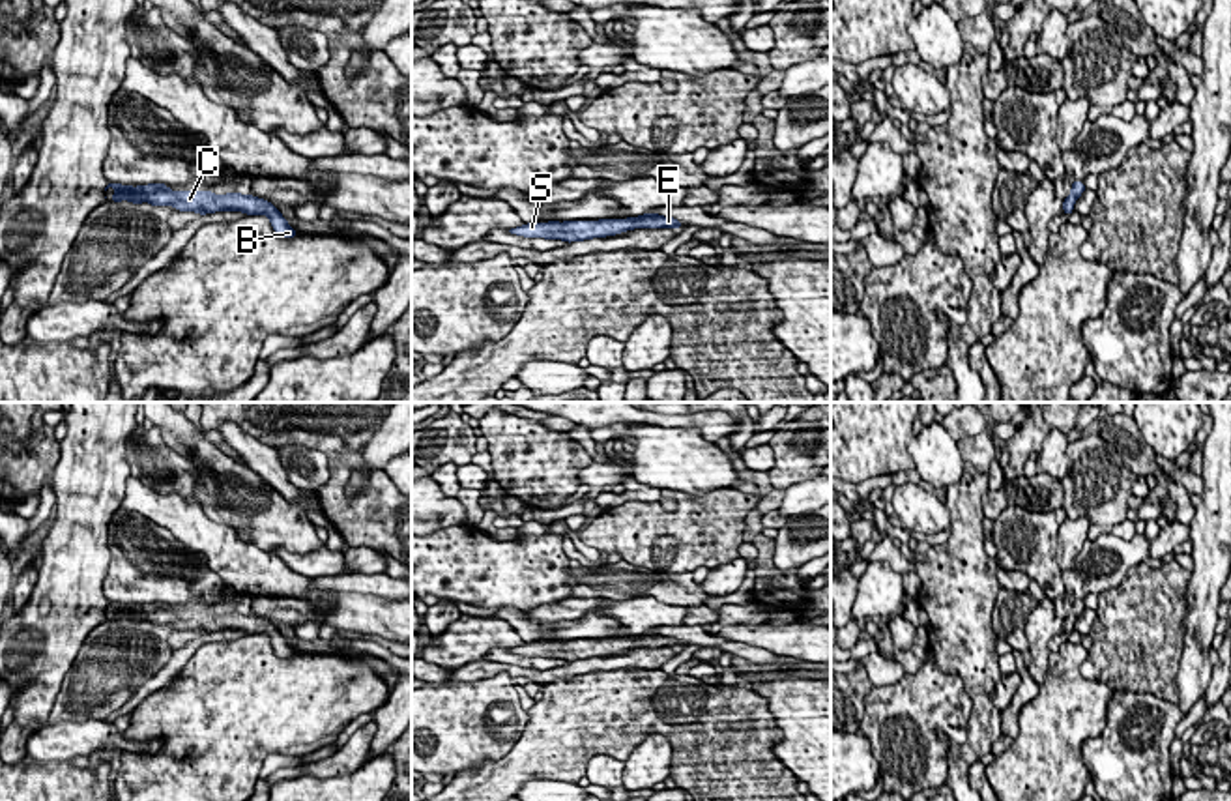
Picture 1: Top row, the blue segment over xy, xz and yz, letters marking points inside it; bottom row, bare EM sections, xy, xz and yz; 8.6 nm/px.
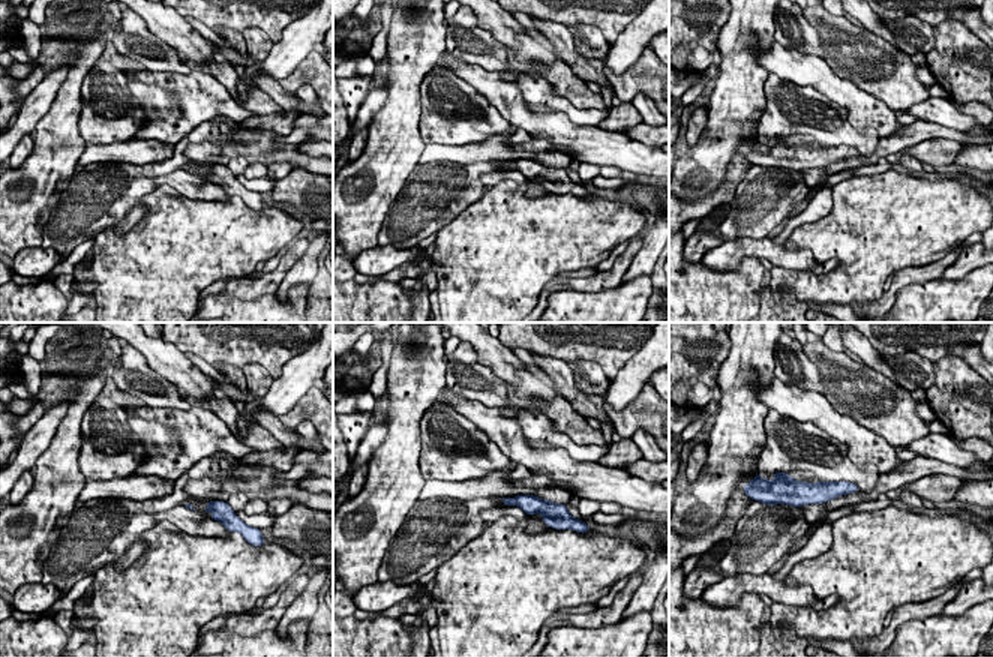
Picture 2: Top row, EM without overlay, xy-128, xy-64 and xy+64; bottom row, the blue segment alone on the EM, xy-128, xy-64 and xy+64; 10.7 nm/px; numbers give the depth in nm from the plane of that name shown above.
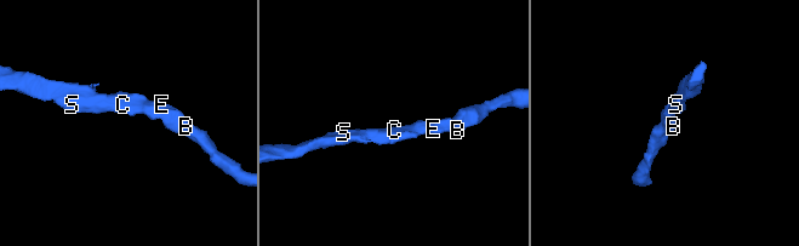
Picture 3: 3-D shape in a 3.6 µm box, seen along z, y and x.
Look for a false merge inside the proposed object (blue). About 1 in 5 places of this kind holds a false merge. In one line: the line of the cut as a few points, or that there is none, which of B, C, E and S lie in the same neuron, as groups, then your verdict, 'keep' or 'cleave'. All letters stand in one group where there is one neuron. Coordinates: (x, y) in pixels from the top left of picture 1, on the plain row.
no cut; B C E S; keep

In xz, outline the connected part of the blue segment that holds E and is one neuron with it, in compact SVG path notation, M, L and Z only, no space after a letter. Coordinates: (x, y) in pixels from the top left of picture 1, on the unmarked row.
M644 633L629 638L601 638L601 640L550 640L550 642L529 642L518 648L511 648L511 653L524 657L546 657L582 661L591 657L616 655L632 648L683 648L683 642L673 636L662 636L659 633Z

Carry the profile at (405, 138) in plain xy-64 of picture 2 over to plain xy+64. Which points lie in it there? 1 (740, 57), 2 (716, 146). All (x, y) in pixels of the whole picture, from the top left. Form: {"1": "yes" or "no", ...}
{"1": "yes", "2": "yes"}

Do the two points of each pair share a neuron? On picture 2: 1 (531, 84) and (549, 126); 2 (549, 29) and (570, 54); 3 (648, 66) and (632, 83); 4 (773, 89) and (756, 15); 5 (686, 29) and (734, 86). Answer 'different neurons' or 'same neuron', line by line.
1: different neurons
2: same neuron
3: same neuron
4: different neurons
5: different neurons

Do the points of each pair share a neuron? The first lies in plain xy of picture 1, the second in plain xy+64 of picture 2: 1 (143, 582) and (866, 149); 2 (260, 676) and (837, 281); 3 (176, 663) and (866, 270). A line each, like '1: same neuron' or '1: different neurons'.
1: same neuron
2: same neuron
3: different neurons

